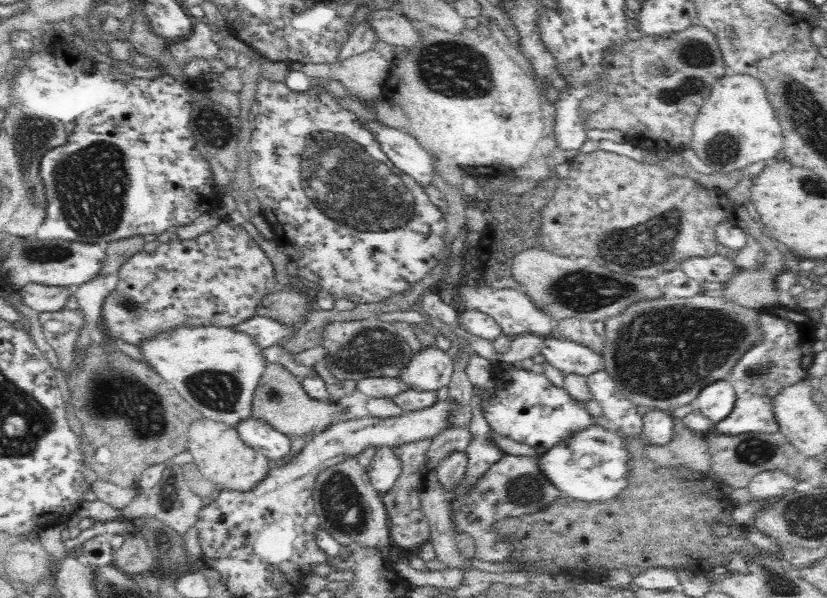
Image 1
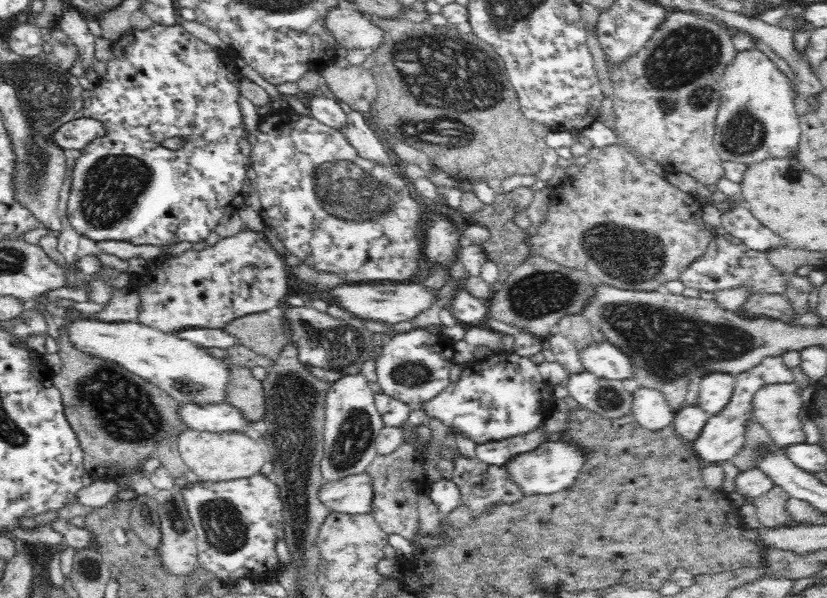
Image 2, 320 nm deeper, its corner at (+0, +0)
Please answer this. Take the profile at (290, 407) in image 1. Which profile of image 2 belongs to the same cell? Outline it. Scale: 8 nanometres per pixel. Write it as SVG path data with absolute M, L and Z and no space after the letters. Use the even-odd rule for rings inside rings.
M248 367L232 368L227 404L238 408L248 421L262 426L267 412L266 392L262 381L254 378L252 369Z

